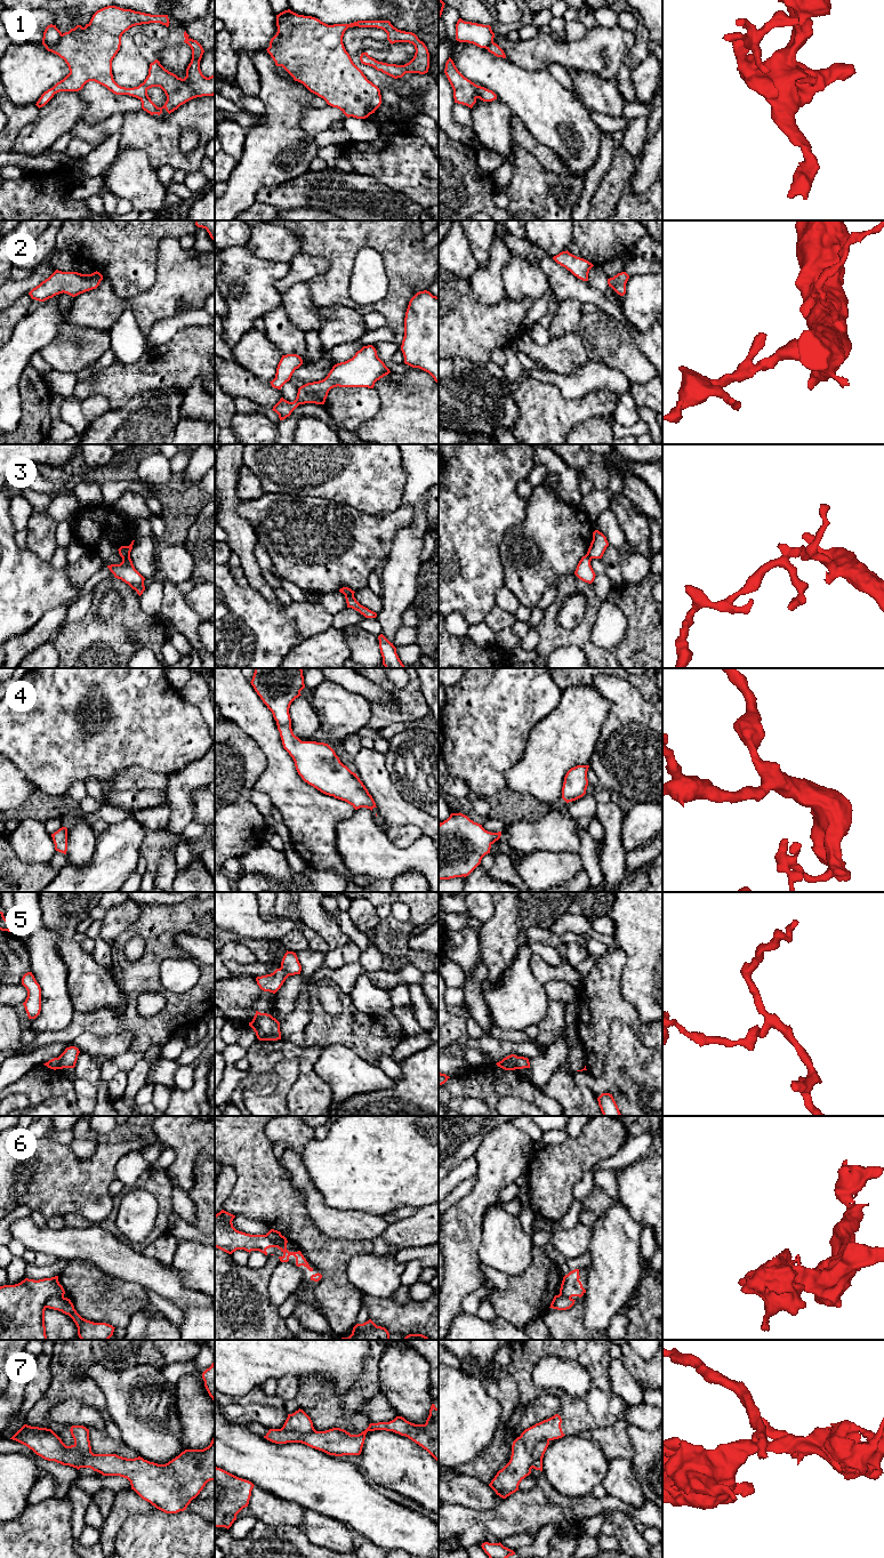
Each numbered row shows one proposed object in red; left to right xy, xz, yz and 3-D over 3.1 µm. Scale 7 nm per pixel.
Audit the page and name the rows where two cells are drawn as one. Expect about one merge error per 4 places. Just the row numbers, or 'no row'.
1, 3, 5, 6, 7

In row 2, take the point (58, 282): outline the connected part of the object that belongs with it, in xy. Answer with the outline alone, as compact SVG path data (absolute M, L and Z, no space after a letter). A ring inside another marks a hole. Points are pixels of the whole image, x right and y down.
M56 270L48 279L33 288L29 295L32 299L45 302L59 294L75 297L86 291L96 289L103 275L99 272L81 274L78 272L62 272Z

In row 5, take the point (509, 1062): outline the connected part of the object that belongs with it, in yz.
M511 1054L496 1065L505 1070L515 1070L517 1069L517 1055Z

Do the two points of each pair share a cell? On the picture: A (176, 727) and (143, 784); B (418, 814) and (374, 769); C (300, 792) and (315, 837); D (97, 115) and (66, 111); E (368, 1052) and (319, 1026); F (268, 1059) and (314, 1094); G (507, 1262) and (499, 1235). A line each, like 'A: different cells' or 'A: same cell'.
A: different cells
B: same cell
C: same cell
D: different cells
E: same cell
F: same cell
G: same cell

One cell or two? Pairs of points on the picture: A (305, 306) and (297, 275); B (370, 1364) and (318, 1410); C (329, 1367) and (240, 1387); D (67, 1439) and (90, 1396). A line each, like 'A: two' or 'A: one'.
A: two
B: one
C: one
D: one

